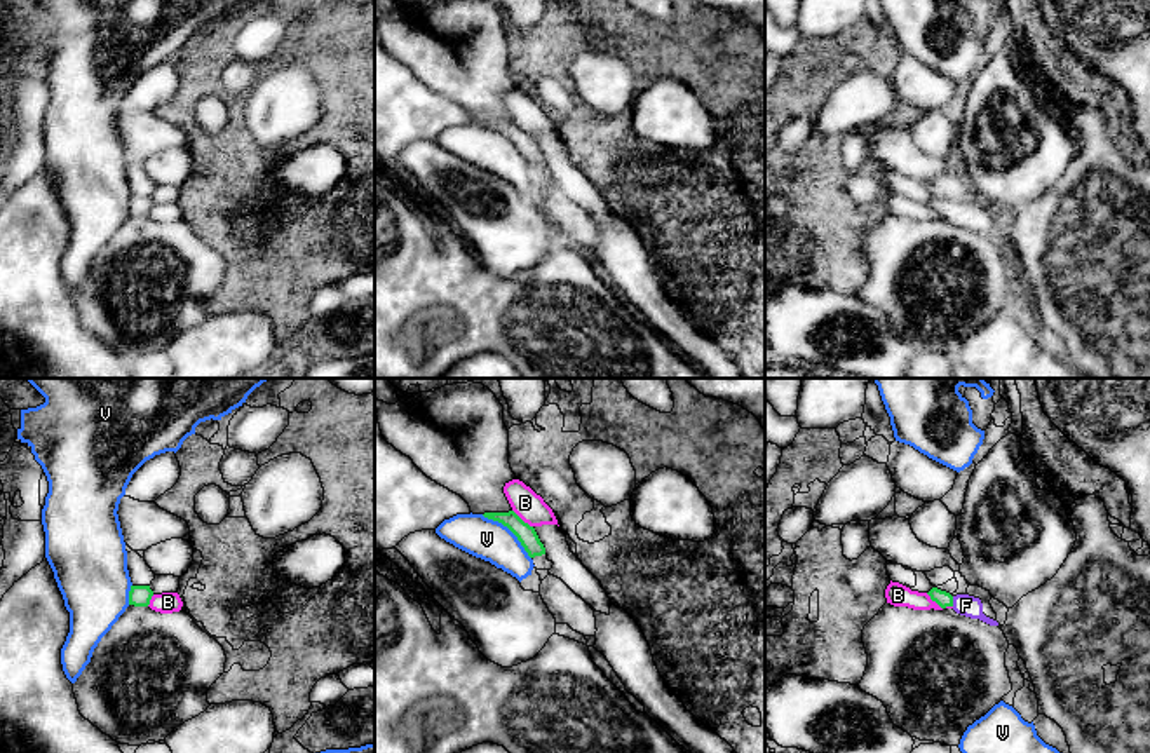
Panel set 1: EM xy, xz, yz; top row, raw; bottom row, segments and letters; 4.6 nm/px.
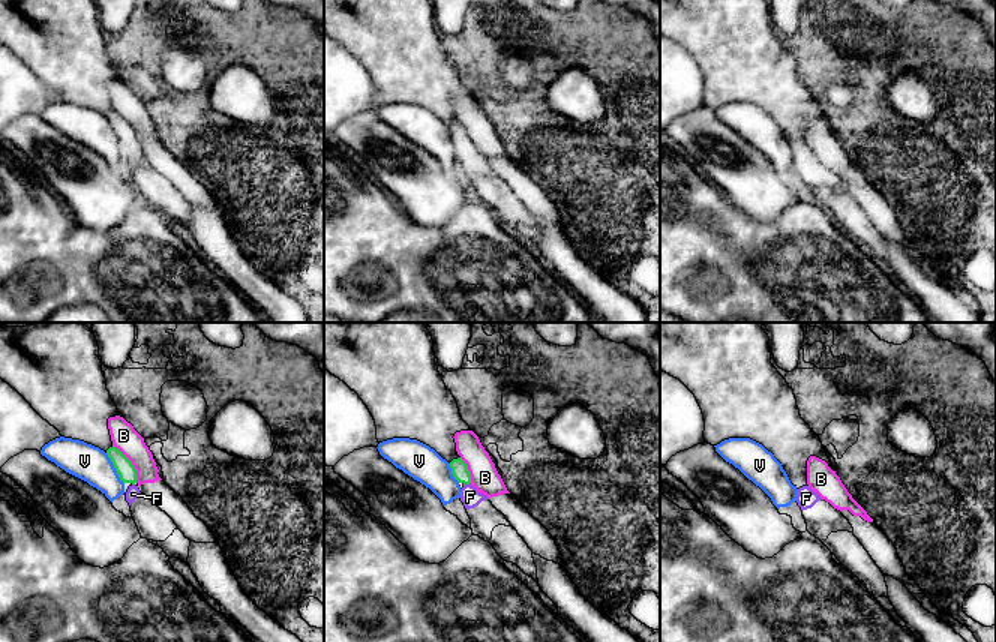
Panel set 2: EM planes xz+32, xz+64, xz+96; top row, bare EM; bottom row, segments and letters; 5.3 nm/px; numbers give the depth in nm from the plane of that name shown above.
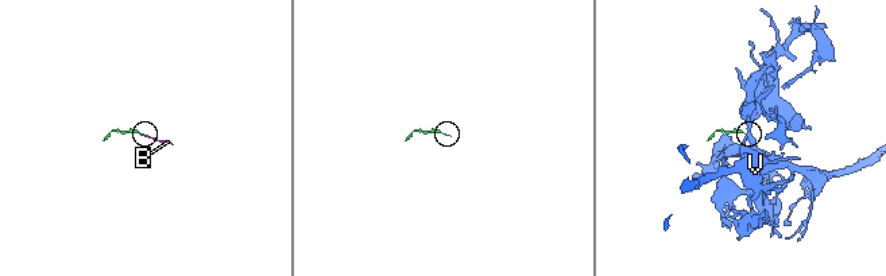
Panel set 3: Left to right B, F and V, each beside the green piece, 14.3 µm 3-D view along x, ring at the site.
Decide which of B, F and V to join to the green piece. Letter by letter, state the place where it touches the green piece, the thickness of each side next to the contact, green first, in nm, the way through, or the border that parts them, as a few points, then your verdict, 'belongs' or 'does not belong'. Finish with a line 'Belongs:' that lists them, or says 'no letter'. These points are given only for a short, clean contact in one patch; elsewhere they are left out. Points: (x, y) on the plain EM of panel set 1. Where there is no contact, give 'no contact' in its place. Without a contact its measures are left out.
B: contact xz (521, 129); calibres 90 and 140 nm; border xz (513, 119), (532, 136); does not belong
F: contact yz (952, 211); calibres 70 and 100 nm; belongs
V: contact xz (509, 138); calibres 90 and 190 nm; border xz (481, 124), (500, 131), (530, 168); does not belong
Belongs: F

